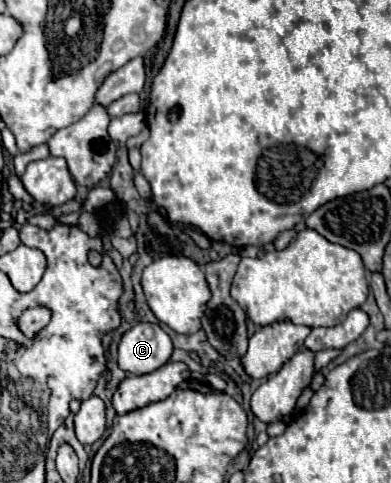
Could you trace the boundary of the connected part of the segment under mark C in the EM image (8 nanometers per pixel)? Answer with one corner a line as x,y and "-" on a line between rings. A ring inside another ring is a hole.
137,323
119,341
119,367
131,375
143,375
165,365
173,353
169,335
153,323

